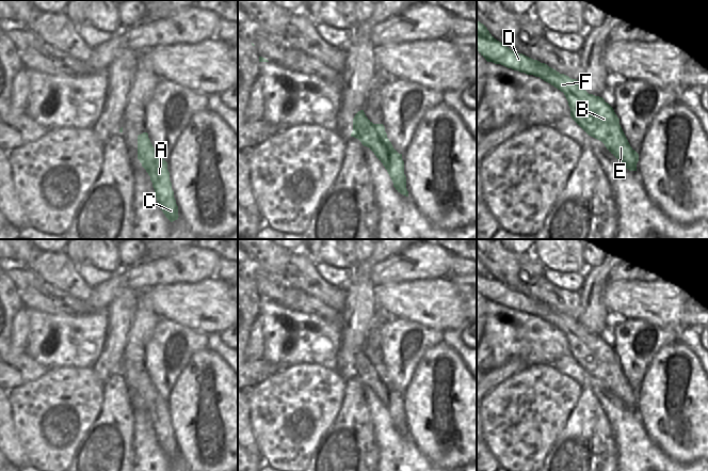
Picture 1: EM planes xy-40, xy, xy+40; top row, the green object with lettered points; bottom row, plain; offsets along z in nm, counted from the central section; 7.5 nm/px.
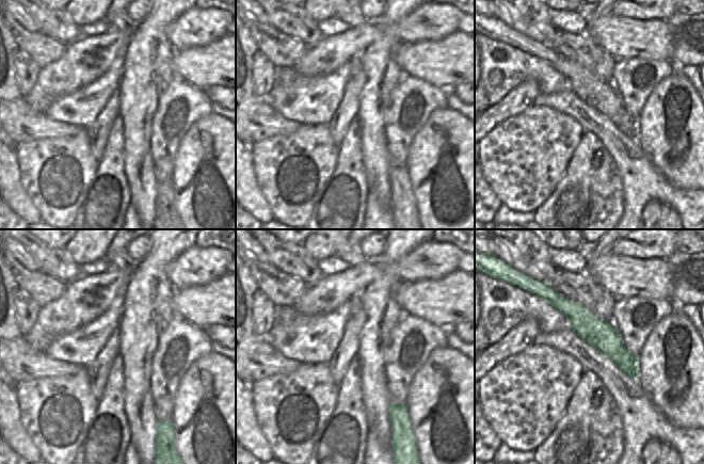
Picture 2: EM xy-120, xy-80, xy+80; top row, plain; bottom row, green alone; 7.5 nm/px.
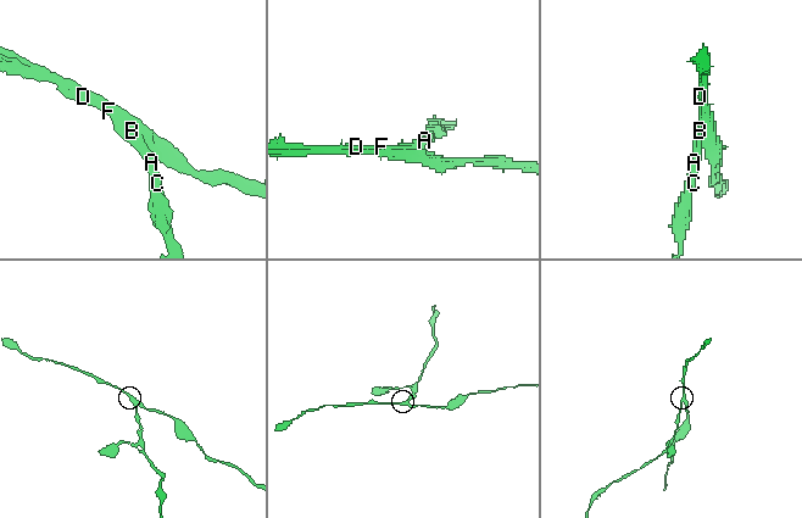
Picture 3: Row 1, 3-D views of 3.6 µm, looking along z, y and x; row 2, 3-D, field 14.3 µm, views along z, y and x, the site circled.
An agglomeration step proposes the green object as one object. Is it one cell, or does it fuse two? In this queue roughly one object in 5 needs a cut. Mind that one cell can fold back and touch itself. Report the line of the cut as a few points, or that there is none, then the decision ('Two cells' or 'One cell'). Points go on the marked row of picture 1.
No split. One cell

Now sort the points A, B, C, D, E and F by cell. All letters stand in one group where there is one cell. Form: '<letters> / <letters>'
A B C D E F

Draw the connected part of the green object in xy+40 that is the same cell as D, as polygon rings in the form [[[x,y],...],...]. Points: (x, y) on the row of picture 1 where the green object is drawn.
[[[477,20],[477,51],[487,61],[540,77],[564,93],[572,119],[591,137],[601,141],[607,150],[629,171],[637,171],[639,154],[630,146],[613,108],[602,97],[589,94],[577,80],[510,49],[497,41]]]

